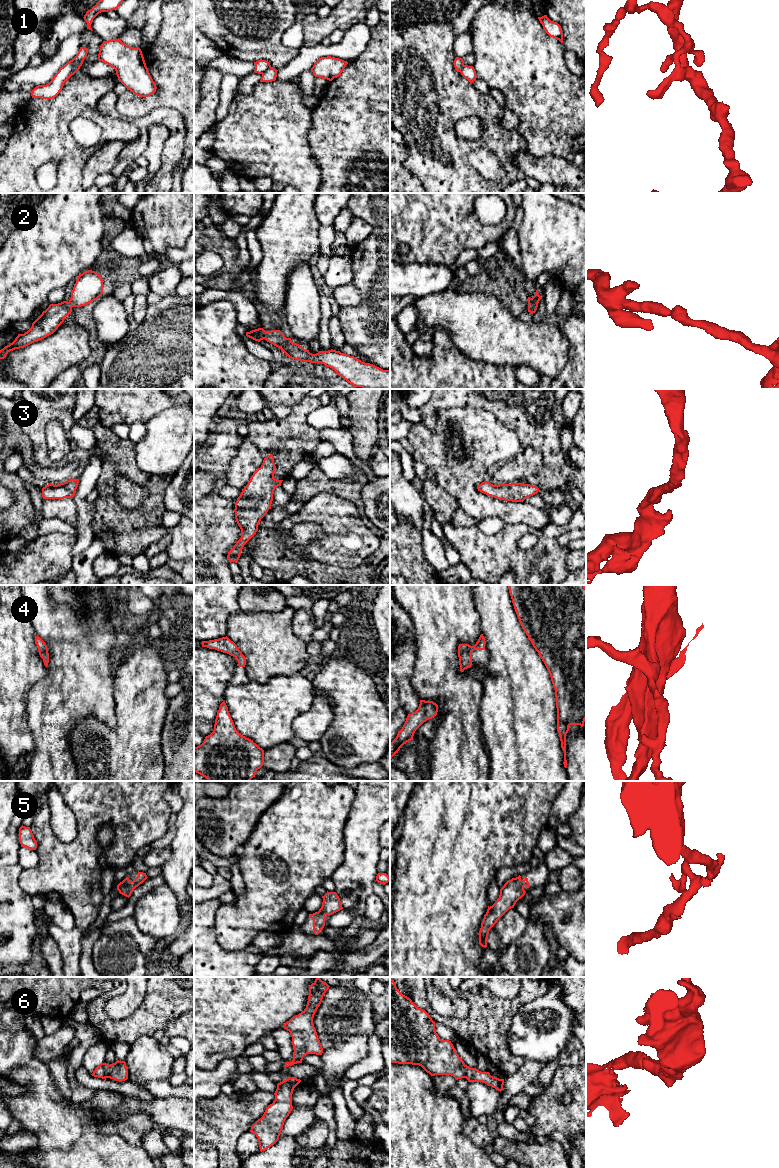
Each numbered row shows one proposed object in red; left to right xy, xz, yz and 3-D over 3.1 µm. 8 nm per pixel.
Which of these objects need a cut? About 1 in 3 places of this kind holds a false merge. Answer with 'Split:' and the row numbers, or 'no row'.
Split: 1

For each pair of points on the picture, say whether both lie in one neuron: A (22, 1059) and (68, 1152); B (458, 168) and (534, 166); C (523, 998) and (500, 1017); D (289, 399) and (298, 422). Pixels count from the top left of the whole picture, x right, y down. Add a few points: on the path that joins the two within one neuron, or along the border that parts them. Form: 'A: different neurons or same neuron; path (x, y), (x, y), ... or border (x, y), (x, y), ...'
A: same neuron; path (38, 1082), (41, 1091), (41, 1107), (63, 1129)
B: different neurons; border (522, 151), (514, 156), (514, 163), (526, 176)
C: same neuron; path (517, 1001), (506, 1011)
D: different neurons; border (301, 399), (290, 406)

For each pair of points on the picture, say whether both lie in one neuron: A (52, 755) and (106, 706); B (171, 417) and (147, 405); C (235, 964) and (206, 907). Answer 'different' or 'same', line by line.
A: same
B: different
C: same

